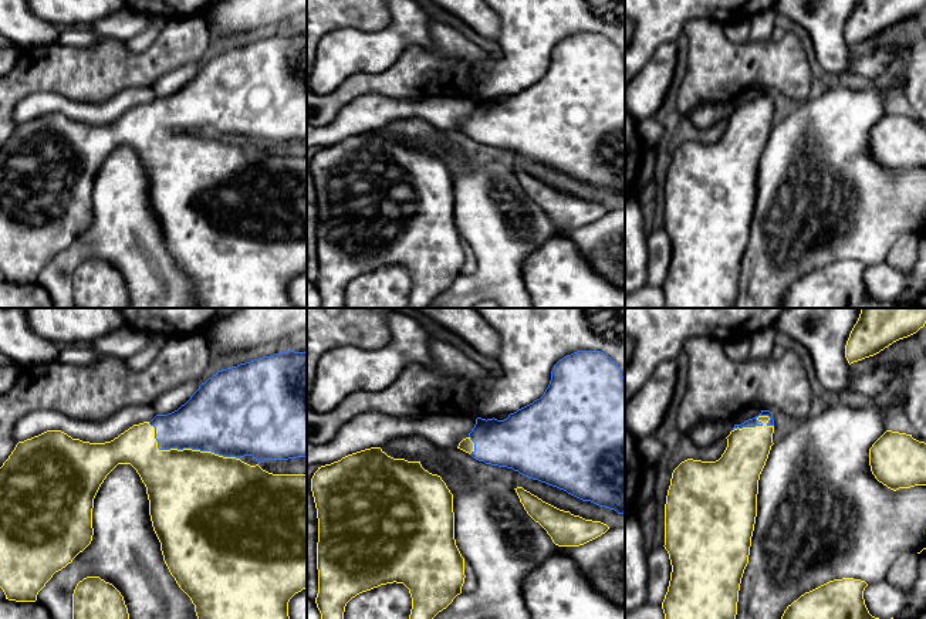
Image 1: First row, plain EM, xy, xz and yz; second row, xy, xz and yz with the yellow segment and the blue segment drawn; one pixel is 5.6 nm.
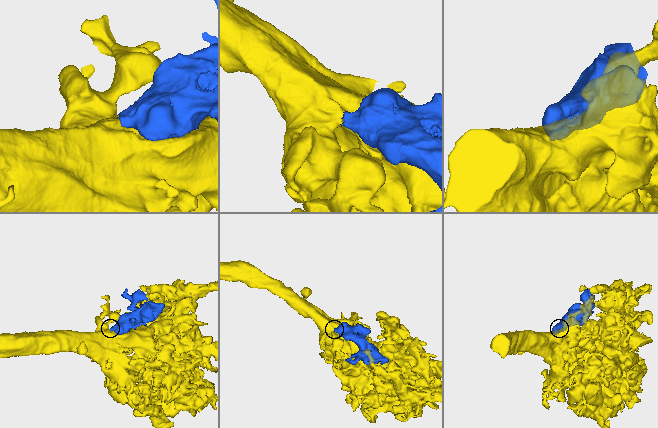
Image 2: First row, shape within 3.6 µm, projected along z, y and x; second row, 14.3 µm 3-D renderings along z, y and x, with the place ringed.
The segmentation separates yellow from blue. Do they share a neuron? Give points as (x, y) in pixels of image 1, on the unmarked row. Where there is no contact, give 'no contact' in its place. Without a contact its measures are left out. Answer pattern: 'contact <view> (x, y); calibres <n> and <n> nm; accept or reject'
contact xy (186, 131); calibres 480 and 400 nm; accept

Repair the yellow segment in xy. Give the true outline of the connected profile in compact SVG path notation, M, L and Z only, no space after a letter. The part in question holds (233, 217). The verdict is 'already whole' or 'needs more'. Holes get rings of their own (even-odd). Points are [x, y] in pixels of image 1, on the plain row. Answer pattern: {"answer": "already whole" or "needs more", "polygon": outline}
{"answer": "needs more", "polygon": "M291 31L217 53L178 92L134 106L111 124L82 124L61 112L47 112L18 124L0 149L0 270L9 283L36 284L38 274L53 257L71 246L91 226L94 180L107 158L118 146L131 146L146 169L149 197L163 243L179 270L195 287L200 308L297 308L290 302L288 284L307 270L307 156L273 156L258 148L264 142L297 139L307 139L307 33Z"}

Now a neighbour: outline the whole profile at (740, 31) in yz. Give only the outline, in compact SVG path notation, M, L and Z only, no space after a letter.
M751 20L726 26L724 33L731 43L744 43L748 40L751 33Z

